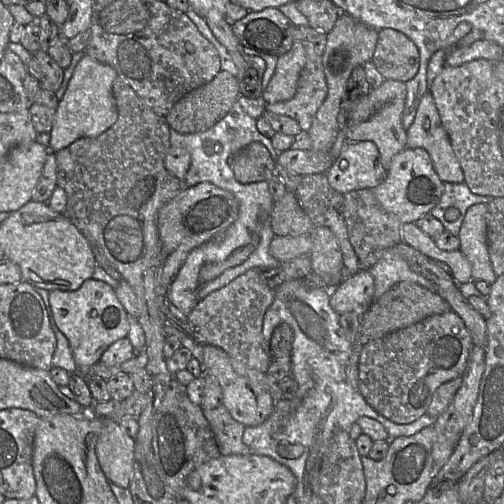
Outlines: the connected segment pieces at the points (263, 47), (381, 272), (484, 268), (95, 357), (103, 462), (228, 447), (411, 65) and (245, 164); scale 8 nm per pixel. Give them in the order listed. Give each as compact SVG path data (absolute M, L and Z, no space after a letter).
M272 7L250 11L244 18L231 24L233 33L245 48L277 57L287 53L295 42L292 38L294 26L278 8Z
M386 255L369 270L374 279L374 300L382 296L396 283L403 281L413 282L436 292L436 285L424 276L414 272L400 255Z
M474 204L468 208L458 237L460 240L459 251L471 265L472 281L485 281L492 285L497 276L493 271L487 249L487 205Z
M90 278L75 291L51 290L49 303L59 330L69 341L78 373L85 375L115 341L127 337L129 315L109 284Z
M103 418L96 445L99 465L109 482L128 488L133 474L135 439L111 418Z
M224 405L203 410L203 414L213 432L220 455L252 455L250 448L242 441L245 426L234 420Z
M393 29L378 31L371 62L384 80L408 82L418 72L419 51L403 33Z
M253 142L229 156L227 162L241 184L268 181L275 174L276 162L260 142Z

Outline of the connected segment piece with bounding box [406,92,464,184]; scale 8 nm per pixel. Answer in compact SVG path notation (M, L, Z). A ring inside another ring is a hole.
M431 93L423 95L414 121L406 131L406 146L422 148L429 154L433 168L443 183L464 182L460 162L444 129Z

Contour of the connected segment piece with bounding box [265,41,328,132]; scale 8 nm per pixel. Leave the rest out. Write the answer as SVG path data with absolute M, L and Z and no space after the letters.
M304 42L306 63L301 71L297 91L288 101L267 104L265 110L295 119L302 131L308 132L313 119L327 97L328 88L322 63L322 55Z

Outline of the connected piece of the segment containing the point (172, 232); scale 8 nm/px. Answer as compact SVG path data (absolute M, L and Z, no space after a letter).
M203 182L188 187L159 210L159 236L168 253L176 249L191 251L224 233L235 222L238 213L239 203L234 194L212 183Z

